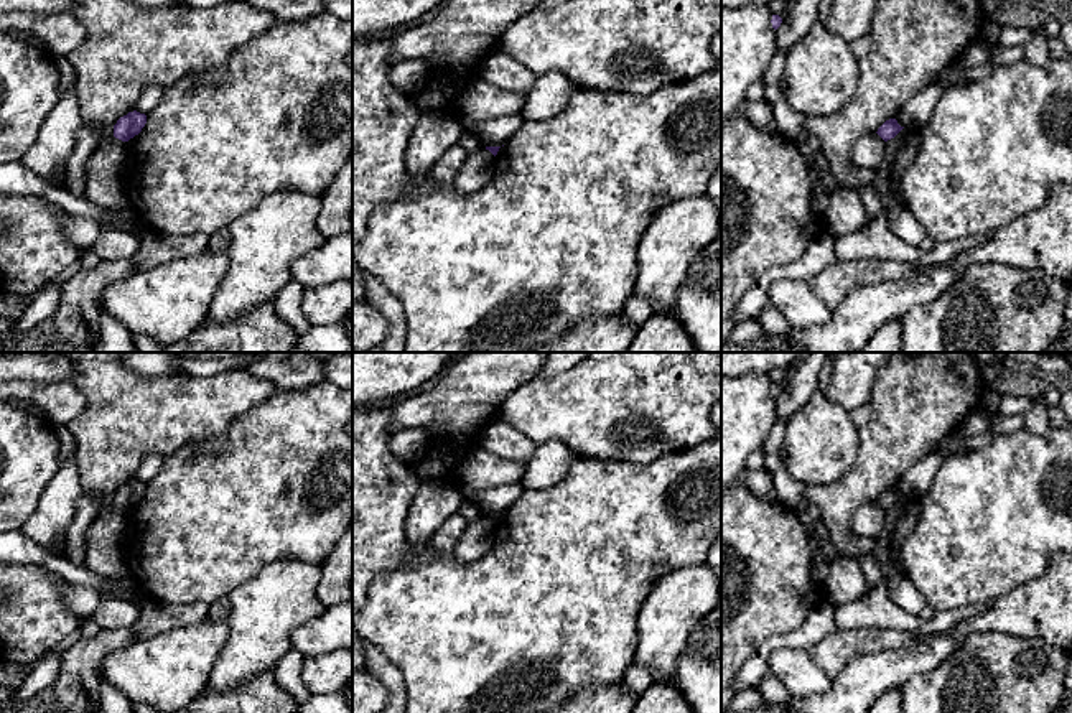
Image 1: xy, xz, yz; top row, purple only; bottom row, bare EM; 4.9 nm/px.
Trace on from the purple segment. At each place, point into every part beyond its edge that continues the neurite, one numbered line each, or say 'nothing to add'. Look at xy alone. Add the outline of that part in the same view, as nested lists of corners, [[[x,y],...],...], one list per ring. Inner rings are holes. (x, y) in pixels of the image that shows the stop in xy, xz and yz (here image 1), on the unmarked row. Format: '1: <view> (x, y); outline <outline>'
nothing to add

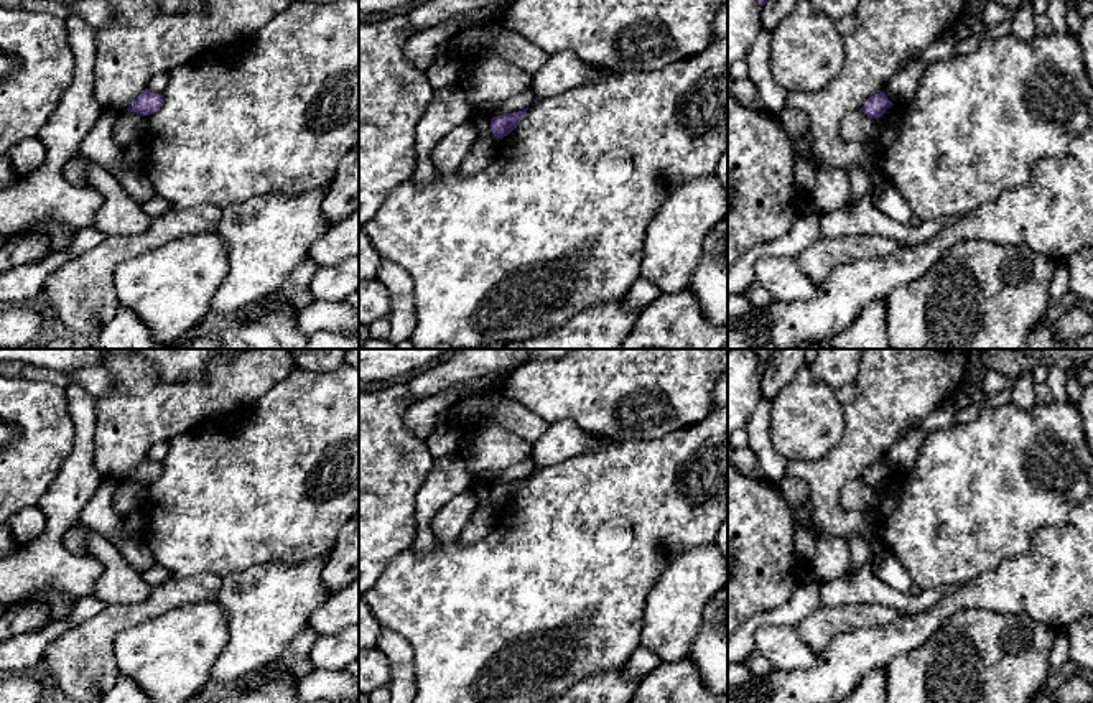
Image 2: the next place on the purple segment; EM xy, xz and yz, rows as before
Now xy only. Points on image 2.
nothing to add

